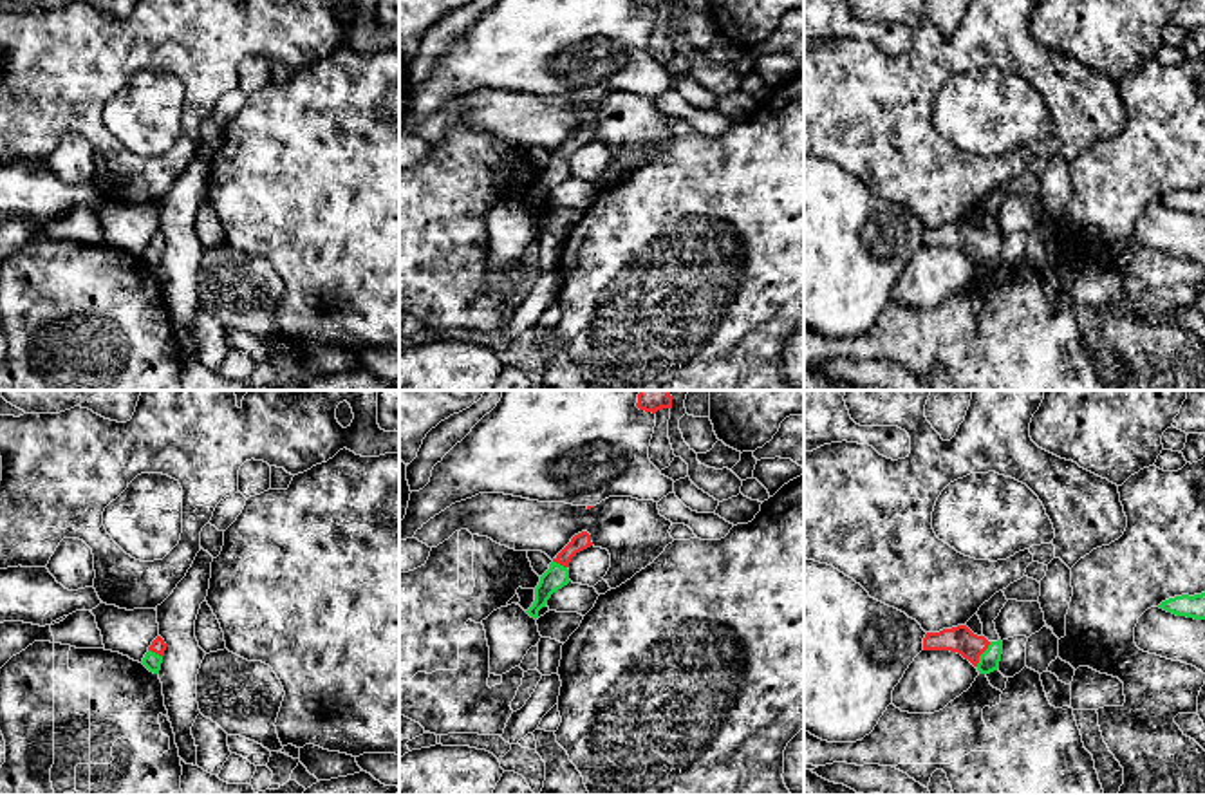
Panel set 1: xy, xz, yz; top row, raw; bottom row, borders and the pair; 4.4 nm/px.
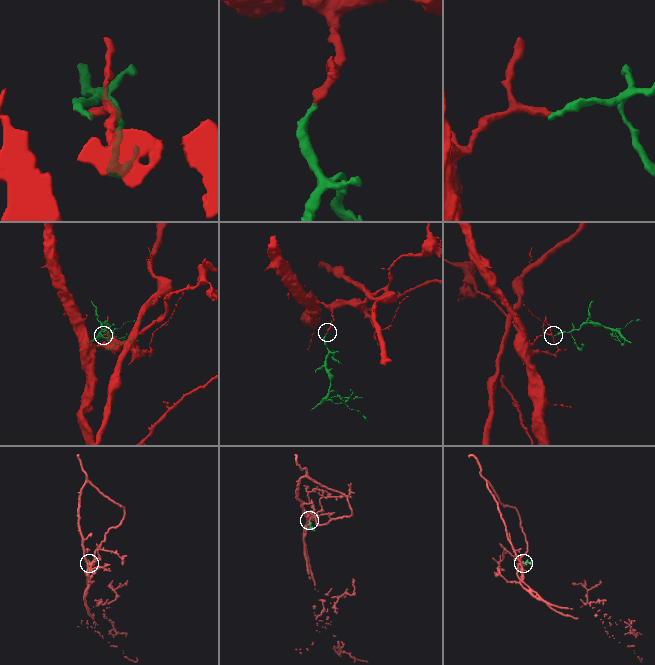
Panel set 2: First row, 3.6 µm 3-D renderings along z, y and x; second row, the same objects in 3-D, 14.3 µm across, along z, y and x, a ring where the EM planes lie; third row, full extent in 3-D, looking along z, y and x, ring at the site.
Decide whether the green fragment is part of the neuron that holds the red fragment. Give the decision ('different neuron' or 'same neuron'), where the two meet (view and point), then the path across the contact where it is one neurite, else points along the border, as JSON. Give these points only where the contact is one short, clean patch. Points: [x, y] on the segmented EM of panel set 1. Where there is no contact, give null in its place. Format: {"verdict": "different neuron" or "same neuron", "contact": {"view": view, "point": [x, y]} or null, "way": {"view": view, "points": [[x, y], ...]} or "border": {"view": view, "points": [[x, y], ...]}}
{"verdict": "same neuron", "contact": {"view": "yz", "point": [981, 653]}, "way": {"view": "yz", "points": [[962, 640], [981, 653], [989, 662]]}}

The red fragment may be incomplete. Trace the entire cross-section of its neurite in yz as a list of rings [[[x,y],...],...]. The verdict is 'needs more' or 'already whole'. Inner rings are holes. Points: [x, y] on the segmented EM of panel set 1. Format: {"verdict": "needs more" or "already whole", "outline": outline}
{"verdict": "needs more", "outline": [[[967,625],[927,632],[923,650],[950,650],[968,659],[979,674],[990,674],[999,669],[1003,641],[988,641],[974,634]]]}

